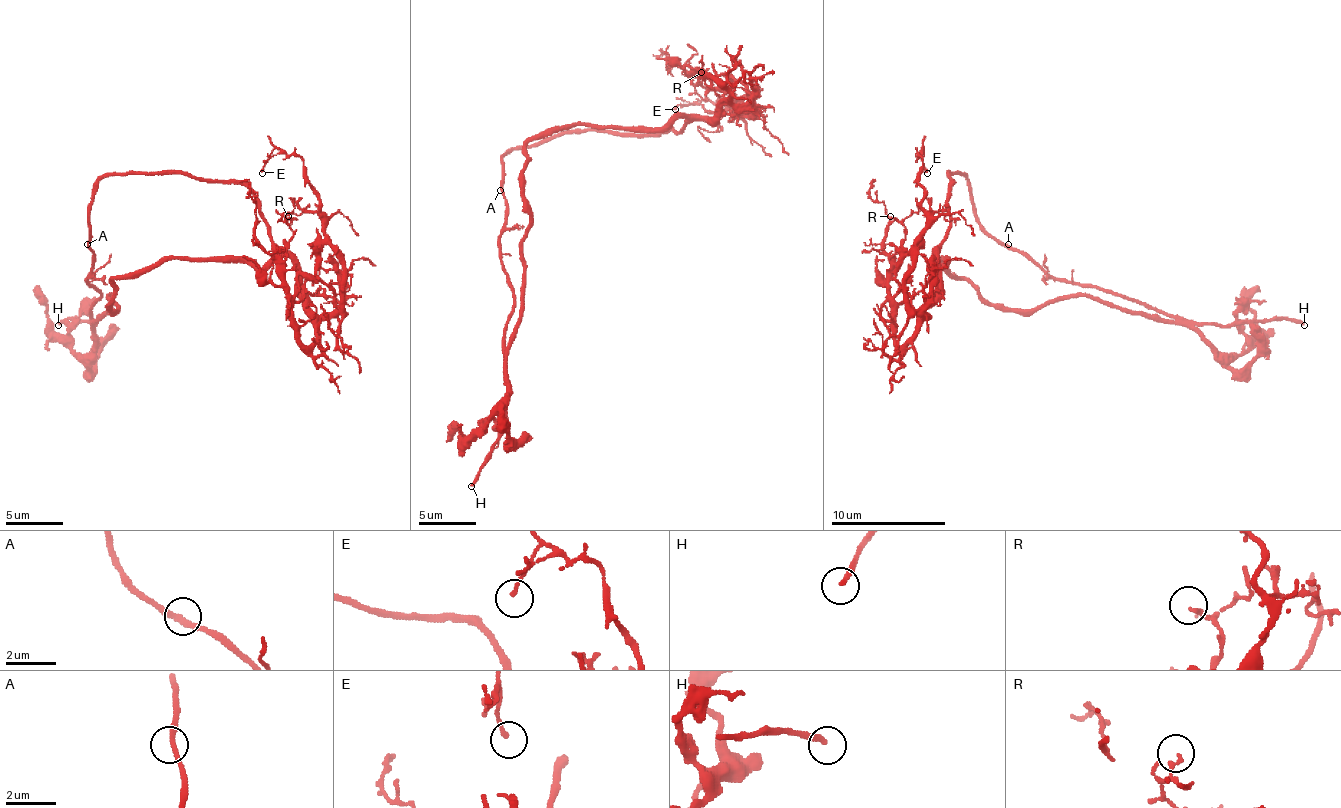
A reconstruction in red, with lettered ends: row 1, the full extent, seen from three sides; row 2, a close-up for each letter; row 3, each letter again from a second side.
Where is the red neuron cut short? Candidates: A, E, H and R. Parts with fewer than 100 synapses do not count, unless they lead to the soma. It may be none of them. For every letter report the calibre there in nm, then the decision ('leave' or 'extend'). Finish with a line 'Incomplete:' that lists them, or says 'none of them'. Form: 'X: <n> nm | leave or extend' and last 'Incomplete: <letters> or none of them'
A: 200 nm | leave
E: 130 nm | leave
H: 240 nm | extend
R: 140 nm | leave
Incomplete: H

